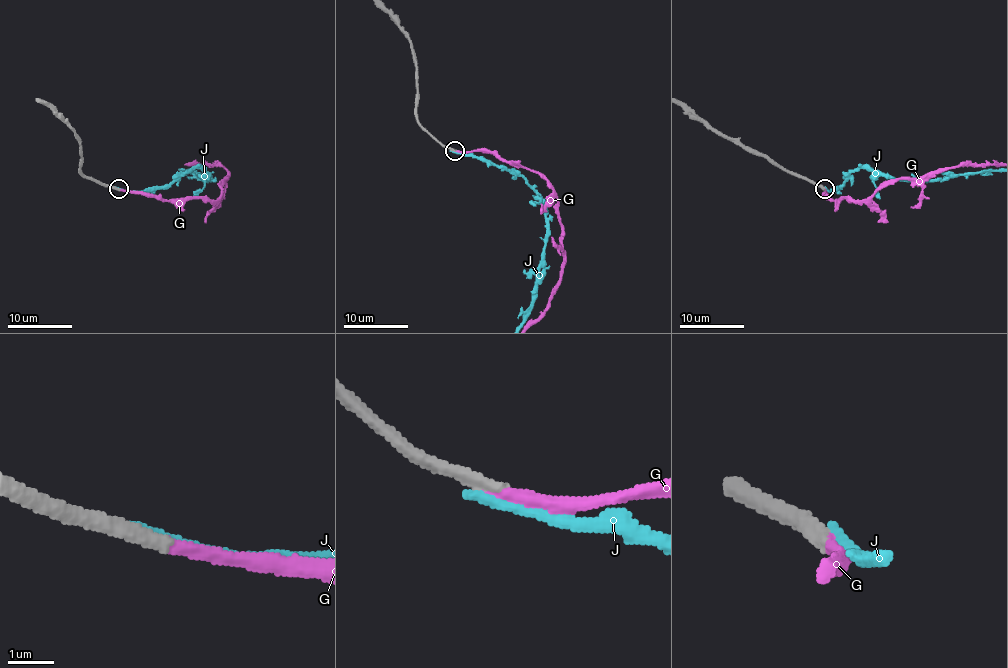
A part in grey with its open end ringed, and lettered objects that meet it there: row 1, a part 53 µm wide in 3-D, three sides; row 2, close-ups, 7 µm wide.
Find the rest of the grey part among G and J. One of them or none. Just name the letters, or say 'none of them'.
G

